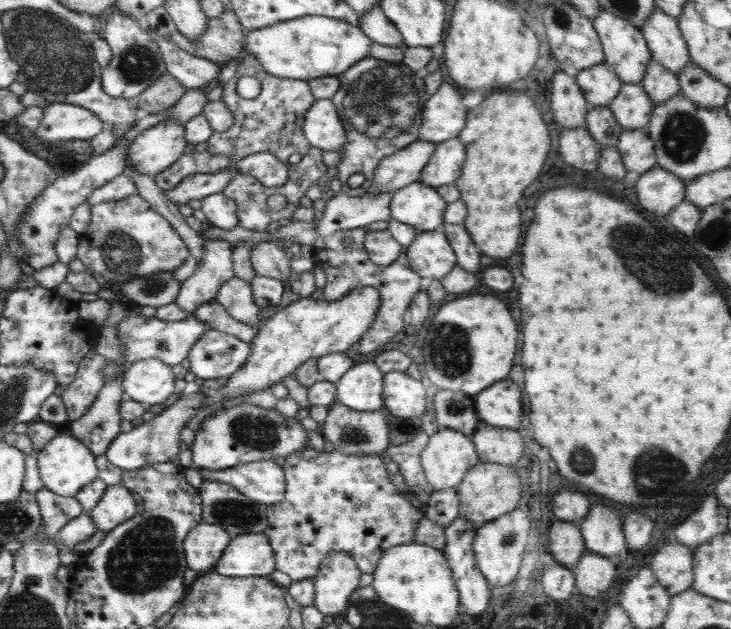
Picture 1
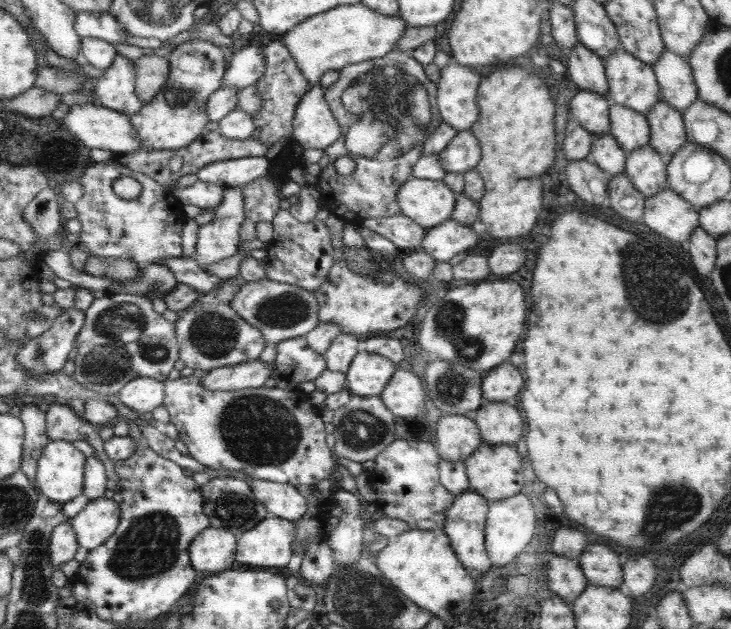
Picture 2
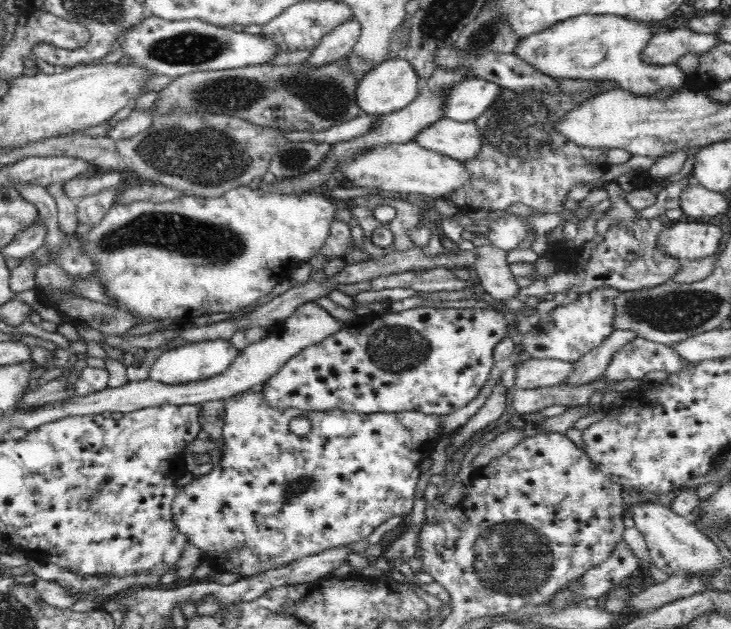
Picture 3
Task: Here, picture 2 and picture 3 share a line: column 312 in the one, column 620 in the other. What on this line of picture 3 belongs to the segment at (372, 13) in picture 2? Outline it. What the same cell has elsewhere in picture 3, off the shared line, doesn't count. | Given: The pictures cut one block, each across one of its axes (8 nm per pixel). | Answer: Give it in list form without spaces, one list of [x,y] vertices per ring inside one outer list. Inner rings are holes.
[[[580,15],[521,40],[514,54],[540,72],[560,79],[614,80],[632,94],[652,94],[663,88],[686,88],[687,75],[676,63],[646,64],[642,52],[653,38],[652,26],[620,15]]]

